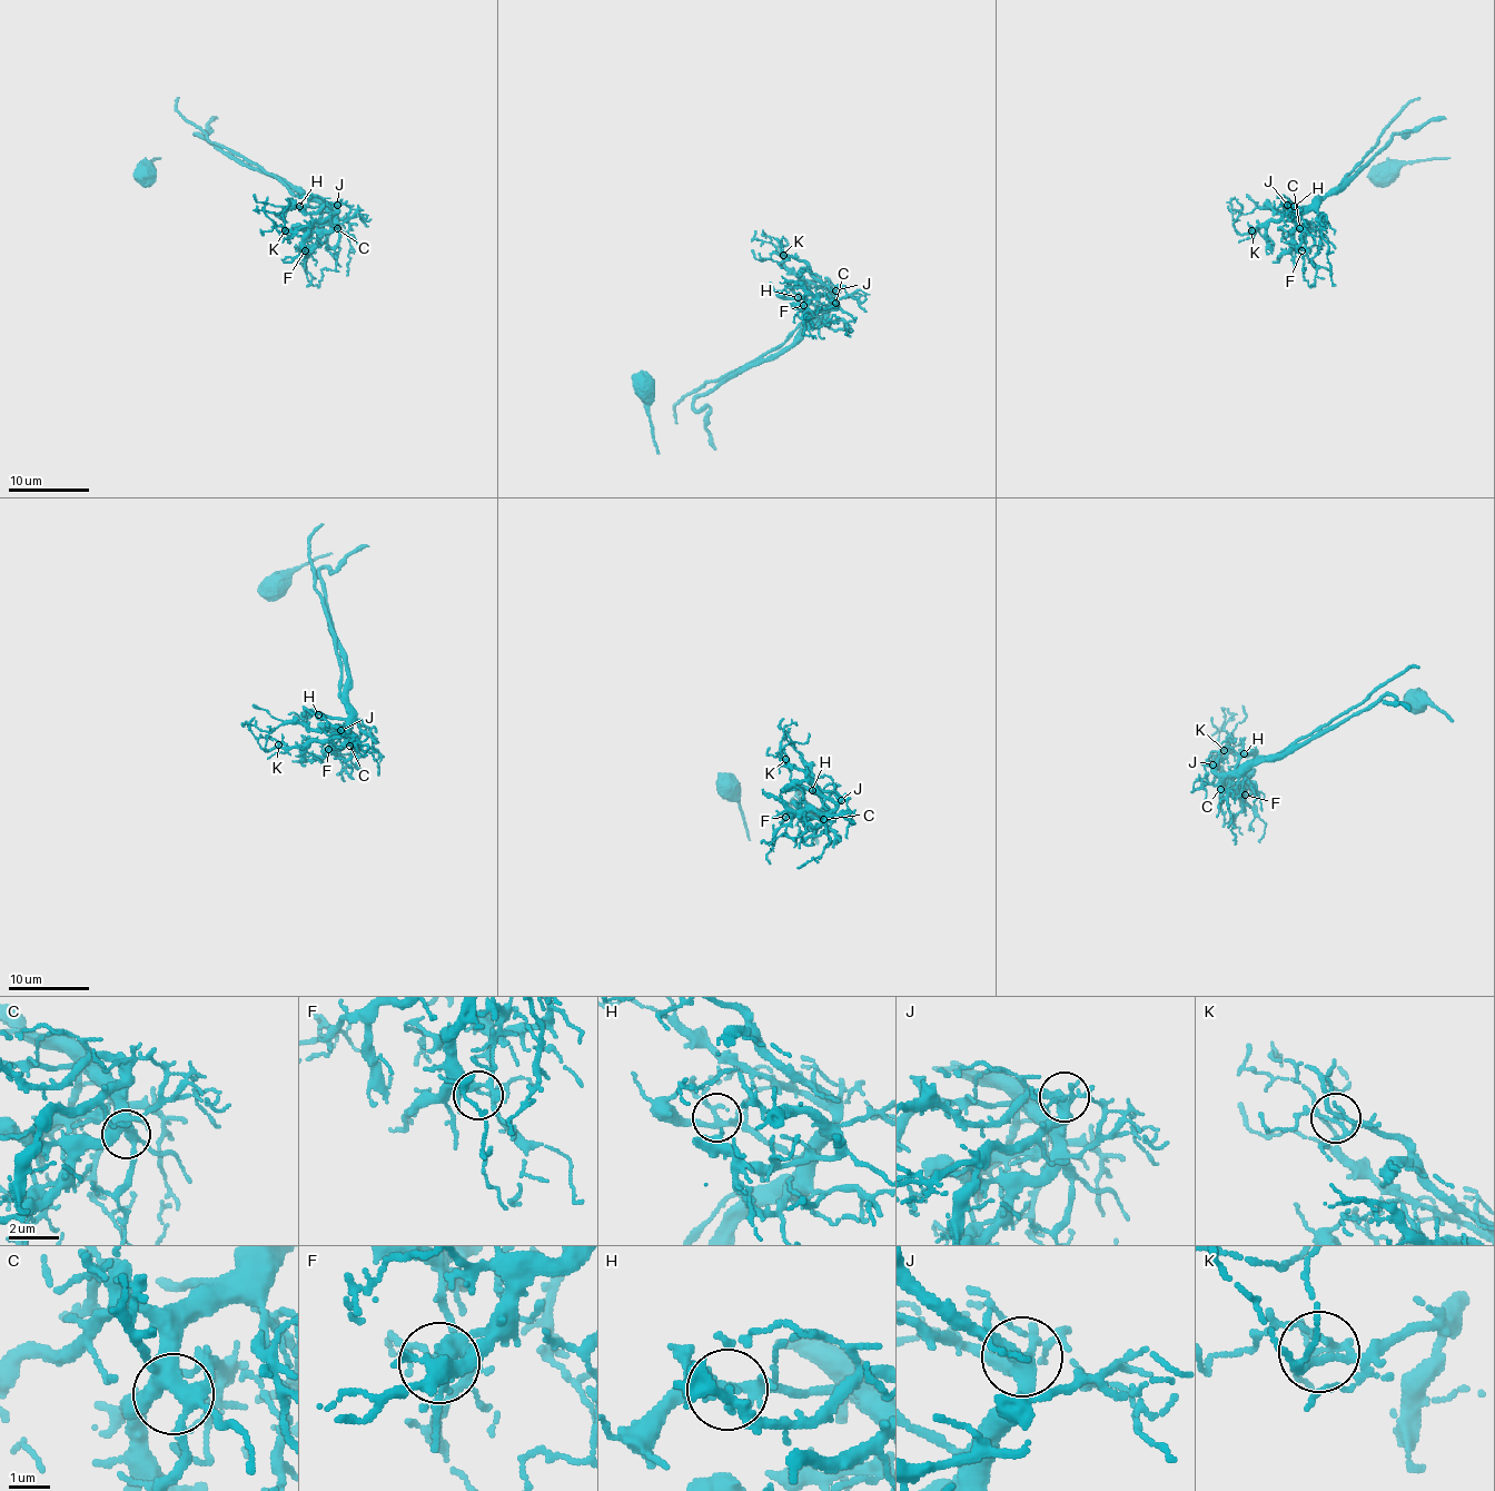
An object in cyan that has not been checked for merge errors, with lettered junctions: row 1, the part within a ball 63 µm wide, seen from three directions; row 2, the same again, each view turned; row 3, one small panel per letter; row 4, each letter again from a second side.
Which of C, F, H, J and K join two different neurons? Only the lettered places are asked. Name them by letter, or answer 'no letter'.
no letter

